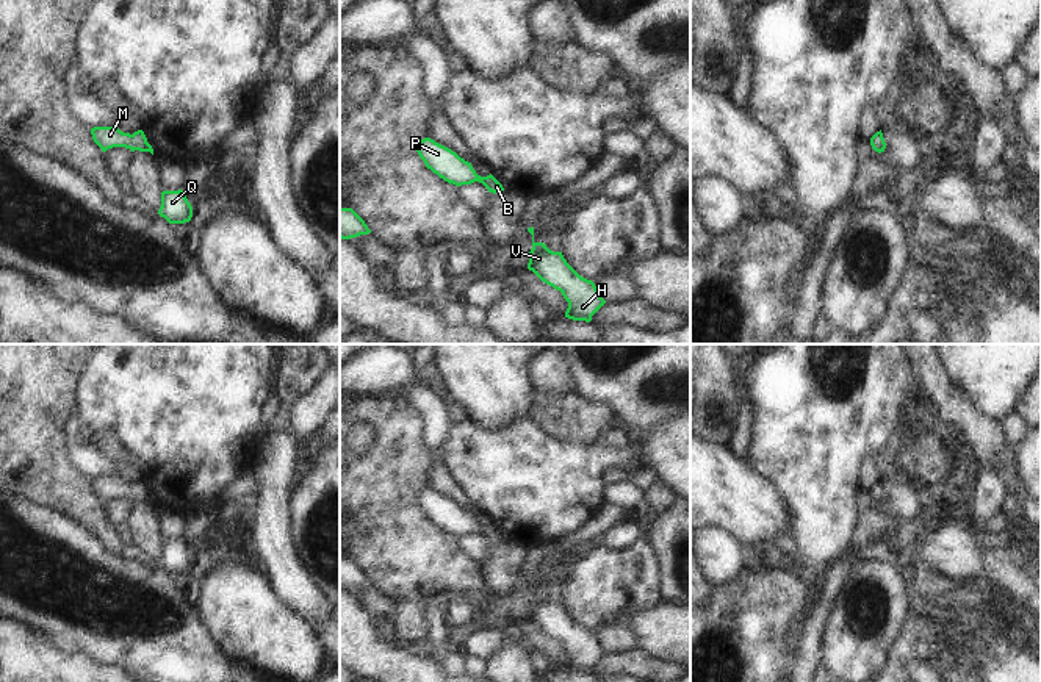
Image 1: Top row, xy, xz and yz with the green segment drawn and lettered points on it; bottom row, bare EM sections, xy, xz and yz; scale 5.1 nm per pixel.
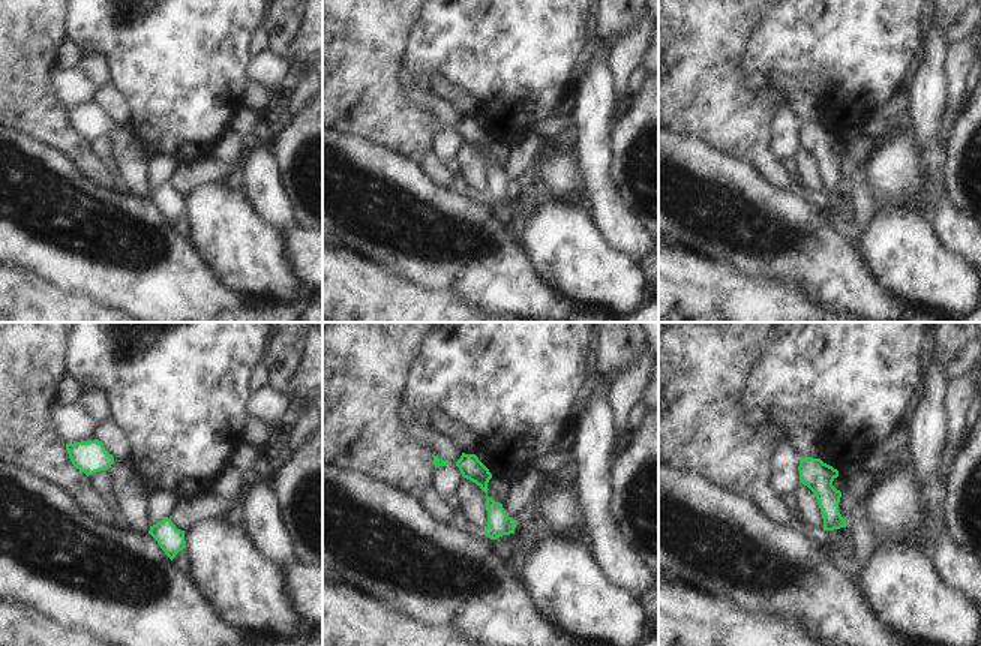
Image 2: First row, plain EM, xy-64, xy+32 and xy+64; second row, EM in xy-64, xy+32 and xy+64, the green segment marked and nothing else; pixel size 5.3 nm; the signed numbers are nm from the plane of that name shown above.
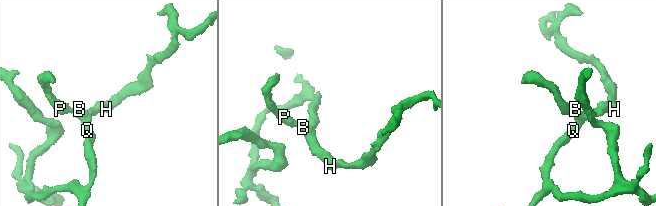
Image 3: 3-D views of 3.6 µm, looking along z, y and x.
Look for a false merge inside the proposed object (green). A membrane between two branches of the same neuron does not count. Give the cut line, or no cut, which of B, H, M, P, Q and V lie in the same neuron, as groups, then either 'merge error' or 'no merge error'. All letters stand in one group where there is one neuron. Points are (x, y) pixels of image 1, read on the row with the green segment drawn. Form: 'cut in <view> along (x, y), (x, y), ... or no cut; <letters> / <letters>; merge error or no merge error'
no cut; B H M P Q V; no merge error

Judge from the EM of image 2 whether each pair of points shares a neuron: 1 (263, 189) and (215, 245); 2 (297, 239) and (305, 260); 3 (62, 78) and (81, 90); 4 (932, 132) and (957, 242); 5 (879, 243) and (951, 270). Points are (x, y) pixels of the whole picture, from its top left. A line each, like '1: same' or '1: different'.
1: different
2: same
3: same
4: same
5: same

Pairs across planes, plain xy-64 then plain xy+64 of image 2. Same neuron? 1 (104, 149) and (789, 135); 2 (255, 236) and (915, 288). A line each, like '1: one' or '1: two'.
1: one
2: one

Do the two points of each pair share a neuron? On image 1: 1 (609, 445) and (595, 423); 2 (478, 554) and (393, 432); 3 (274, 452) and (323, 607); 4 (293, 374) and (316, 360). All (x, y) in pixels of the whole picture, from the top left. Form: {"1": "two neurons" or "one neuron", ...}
{"1": "two neurons", "2": "two neurons", "3": "one neuron", "4": "one neuron"}

